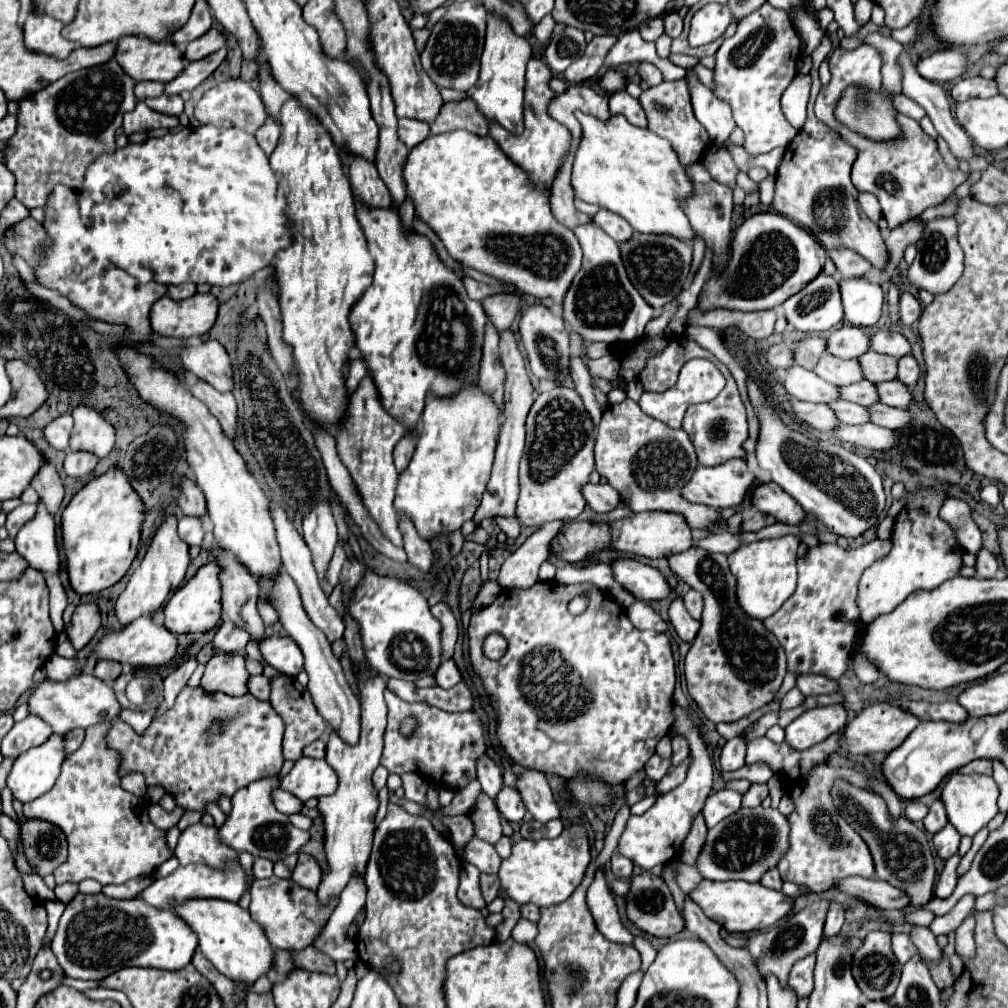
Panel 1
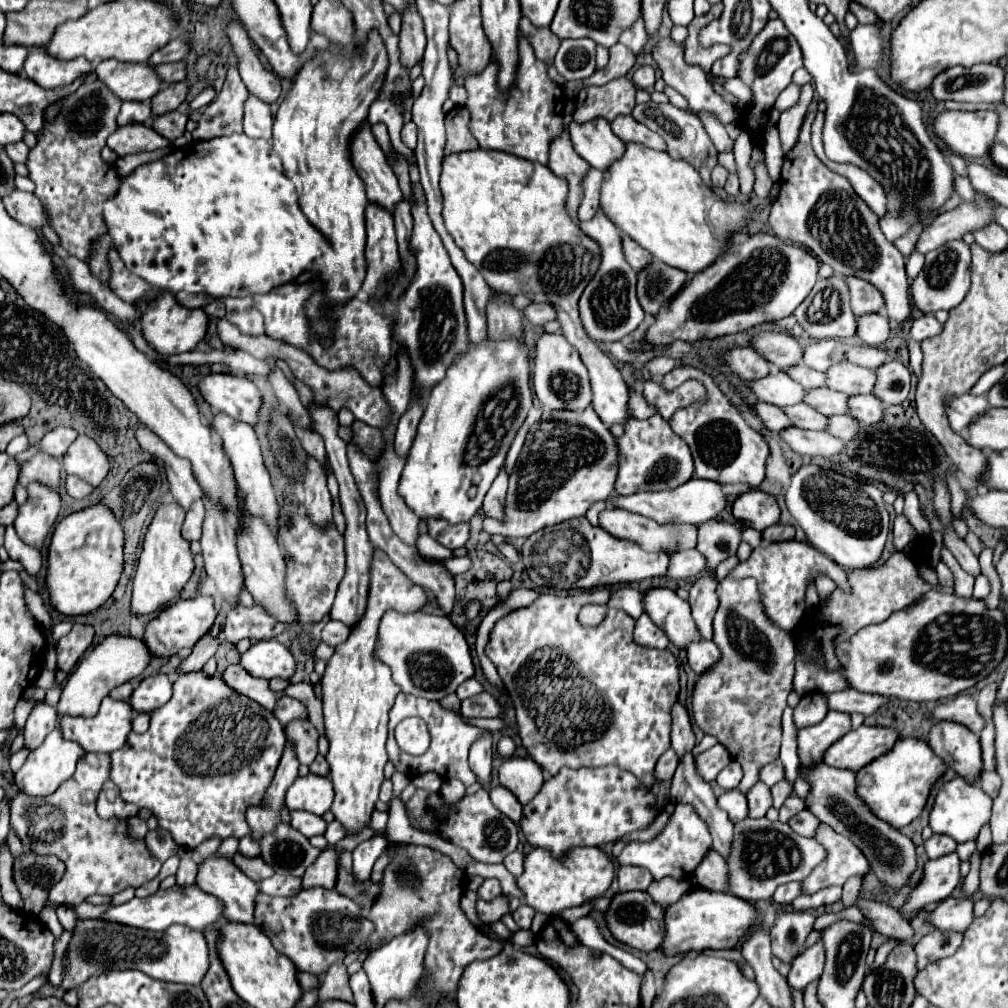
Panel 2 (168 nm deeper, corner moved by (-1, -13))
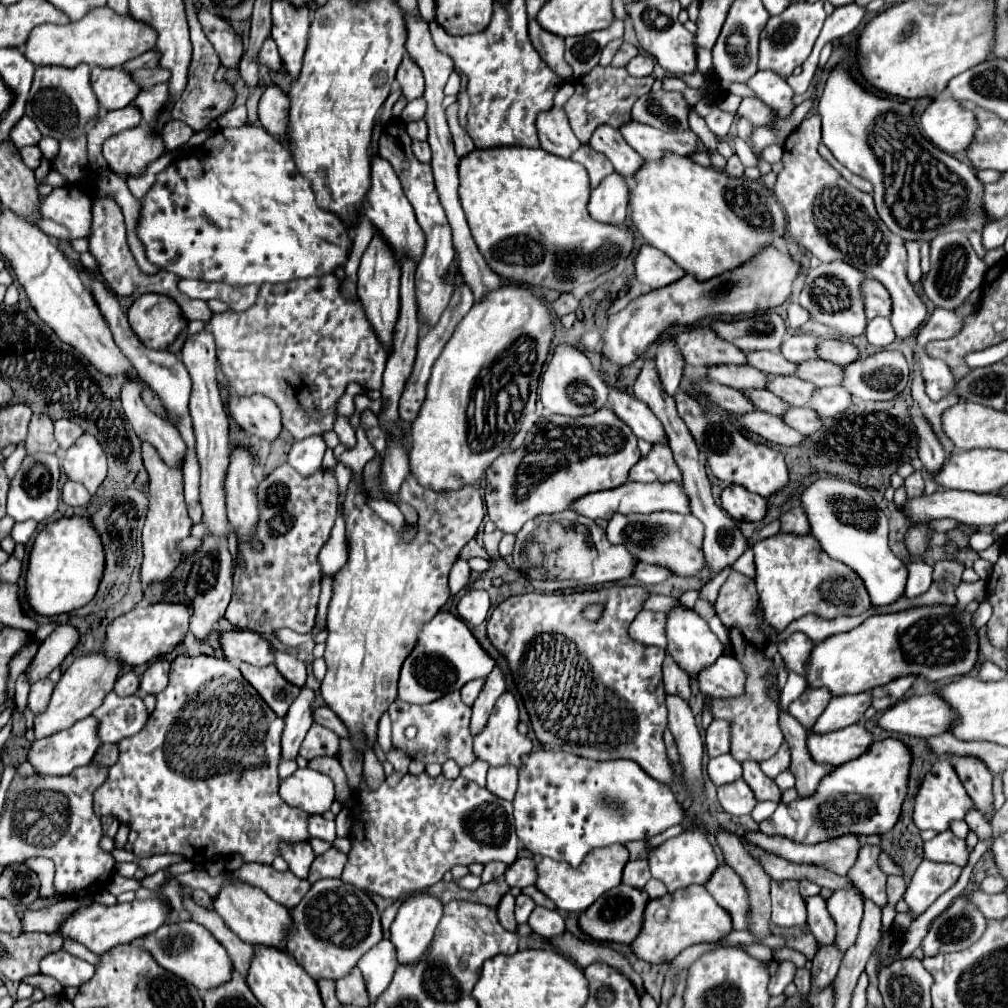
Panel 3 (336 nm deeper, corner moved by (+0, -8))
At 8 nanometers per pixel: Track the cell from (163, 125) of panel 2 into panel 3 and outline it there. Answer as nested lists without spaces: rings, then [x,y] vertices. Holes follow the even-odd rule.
[[[173,119],[173,121],[167,121],[163,125],[161,135],[163,135],[163,141],[165,141],[165,149],[175,151],[177,147],[181,147],[183,143],[189,141],[189,137],[193,135],[193,129],[187,123],[181,123],[181,121]]]

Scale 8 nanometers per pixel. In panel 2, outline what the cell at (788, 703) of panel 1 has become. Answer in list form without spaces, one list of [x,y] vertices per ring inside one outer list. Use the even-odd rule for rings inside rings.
[[[812,692],[812,694],[806,694],[800,698],[798,706],[794,708],[794,722],[798,728],[806,728],[806,726],[814,726],[814,724],[822,722],[826,714],[828,714],[826,694]]]

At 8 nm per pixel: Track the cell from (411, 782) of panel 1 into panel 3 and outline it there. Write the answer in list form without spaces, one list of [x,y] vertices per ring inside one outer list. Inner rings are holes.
[[[331,847],[327,853],[315,857],[307,881],[315,883],[315,881],[319,881],[323,877],[341,877],[345,863],[347,863],[347,855],[341,853],[335,847]]]

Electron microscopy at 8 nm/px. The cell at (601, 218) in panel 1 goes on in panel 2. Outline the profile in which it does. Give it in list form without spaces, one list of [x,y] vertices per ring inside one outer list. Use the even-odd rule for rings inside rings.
[[[624,234],[624,254],[626,254],[626,260],[630,262],[630,266],[632,266],[636,272],[644,270],[644,268],[652,262],[650,252],[646,252],[640,244],[636,244],[636,242],[634,242],[630,236],[626,236],[626,234]]]

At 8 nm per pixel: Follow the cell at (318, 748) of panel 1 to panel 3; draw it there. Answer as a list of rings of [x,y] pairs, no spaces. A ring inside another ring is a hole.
[[[315,757],[315,759],[309,761],[309,769],[315,769],[315,771],[319,771],[323,775],[329,775],[333,779],[335,789],[337,789],[337,799],[343,801],[343,807],[345,807],[351,789],[347,785],[347,777],[345,777],[345,771],[343,771],[341,763],[335,757]]]

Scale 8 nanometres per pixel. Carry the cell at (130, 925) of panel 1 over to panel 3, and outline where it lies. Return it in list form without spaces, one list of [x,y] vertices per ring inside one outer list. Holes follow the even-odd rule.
[[[179,921],[173,925],[163,925],[157,931],[153,931],[153,935],[145,935],[145,939],[137,939],[137,943],[133,945],[141,945],[145,951],[153,955],[153,959],[161,967],[195,985],[199,991],[213,989],[231,979],[233,965],[225,947],[199,923]]]

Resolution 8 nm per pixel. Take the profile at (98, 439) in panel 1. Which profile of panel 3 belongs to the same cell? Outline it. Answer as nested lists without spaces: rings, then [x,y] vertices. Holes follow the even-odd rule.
[[[81,435],[81,439],[67,449],[63,469],[71,481],[83,483],[89,493],[95,493],[107,475],[105,451],[93,435]]]

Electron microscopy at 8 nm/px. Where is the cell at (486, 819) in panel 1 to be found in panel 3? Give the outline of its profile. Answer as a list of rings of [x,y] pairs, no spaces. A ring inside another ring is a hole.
[[[407,773],[395,787],[381,783],[377,791],[367,791],[363,783],[357,793],[357,805],[361,811],[353,811],[353,827],[349,835],[351,851],[341,879],[381,897],[399,897],[401,893],[425,889],[441,881],[441,877],[453,865],[485,865],[489,861],[503,861],[509,865],[515,861],[519,851],[519,837],[513,823],[513,805],[463,777],[449,781],[443,775],[429,779],[425,773]]]

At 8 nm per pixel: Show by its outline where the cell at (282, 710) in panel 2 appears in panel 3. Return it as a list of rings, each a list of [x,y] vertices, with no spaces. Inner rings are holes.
[[[325,705],[313,711],[313,721],[327,727],[327,729],[331,729],[339,737],[347,737],[347,729],[341,723],[341,719],[337,719],[337,715],[333,715],[333,711],[329,711],[329,707],[325,707]]]

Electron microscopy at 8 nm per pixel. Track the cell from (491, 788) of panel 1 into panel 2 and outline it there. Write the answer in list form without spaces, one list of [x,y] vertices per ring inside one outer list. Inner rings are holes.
[[[486,732],[470,746],[470,768],[474,768],[478,782],[488,784],[492,780],[492,734]]]

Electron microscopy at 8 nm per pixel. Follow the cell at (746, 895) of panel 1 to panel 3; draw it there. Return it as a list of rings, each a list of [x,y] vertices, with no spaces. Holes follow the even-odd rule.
[[[703,885],[673,891],[661,899],[651,899],[645,907],[643,929],[631,943],[633,953],[647,963],[671,963],[683,949],[695,943],[713,943],[733,931],[731,915],[715,903]]]

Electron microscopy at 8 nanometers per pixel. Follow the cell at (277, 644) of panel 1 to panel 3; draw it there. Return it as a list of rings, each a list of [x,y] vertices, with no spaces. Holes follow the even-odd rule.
[[[221,631],[221,645],[229,661],[245,661],[255,667],[275,663],[273,643],[253,631]]]

